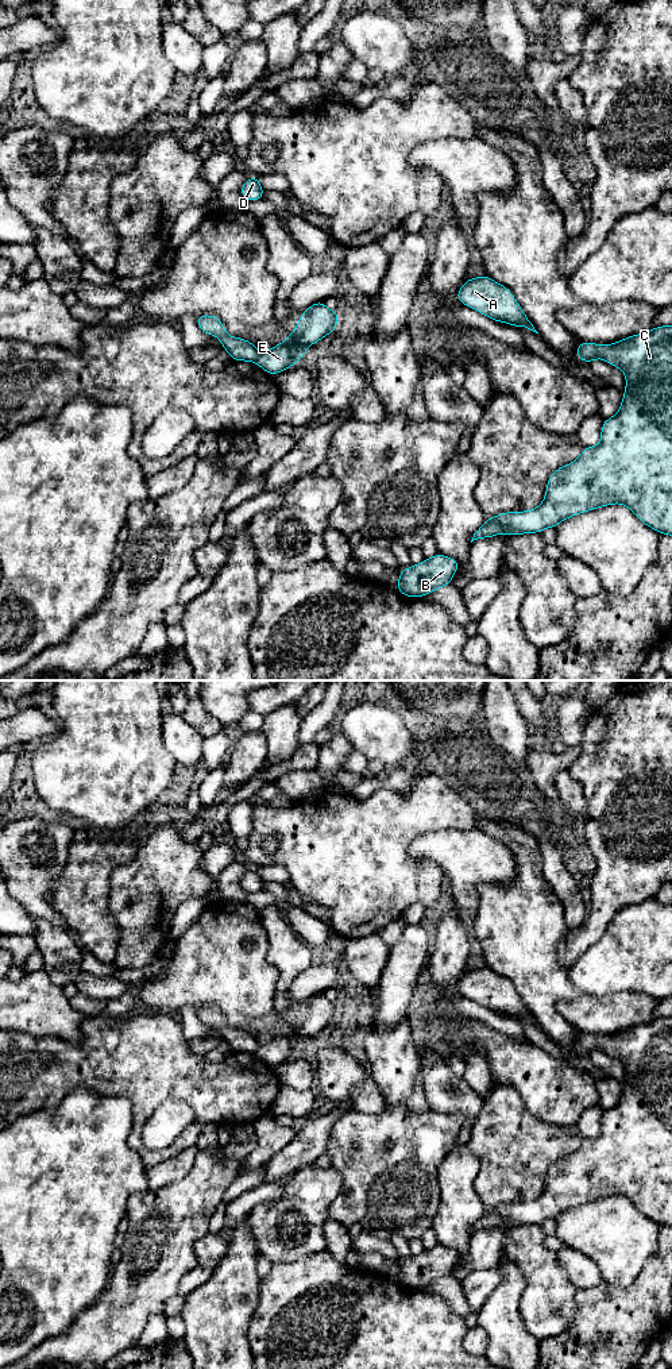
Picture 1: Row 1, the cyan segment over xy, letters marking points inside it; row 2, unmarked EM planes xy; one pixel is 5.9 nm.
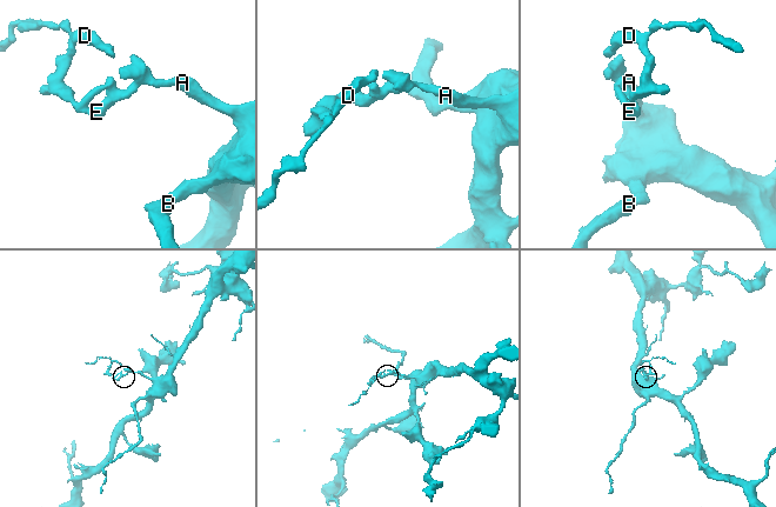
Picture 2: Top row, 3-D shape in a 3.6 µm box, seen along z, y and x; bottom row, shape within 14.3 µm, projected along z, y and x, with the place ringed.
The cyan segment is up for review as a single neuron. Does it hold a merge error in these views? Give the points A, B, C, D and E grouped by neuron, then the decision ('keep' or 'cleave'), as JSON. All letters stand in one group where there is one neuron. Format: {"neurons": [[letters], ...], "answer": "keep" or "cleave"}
{"neurons": [["A", "B", "C", "E"], ["D"]], "answer": "cleave"}

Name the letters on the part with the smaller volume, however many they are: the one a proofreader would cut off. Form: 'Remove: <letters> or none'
Remove: D

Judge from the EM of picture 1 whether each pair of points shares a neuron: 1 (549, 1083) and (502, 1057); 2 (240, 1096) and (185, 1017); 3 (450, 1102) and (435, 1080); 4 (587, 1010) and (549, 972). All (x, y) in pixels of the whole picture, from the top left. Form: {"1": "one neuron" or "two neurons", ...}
{"1": "one neuron", "2": "two neurons", "3": "one neuron", "4": "two neurons"}

